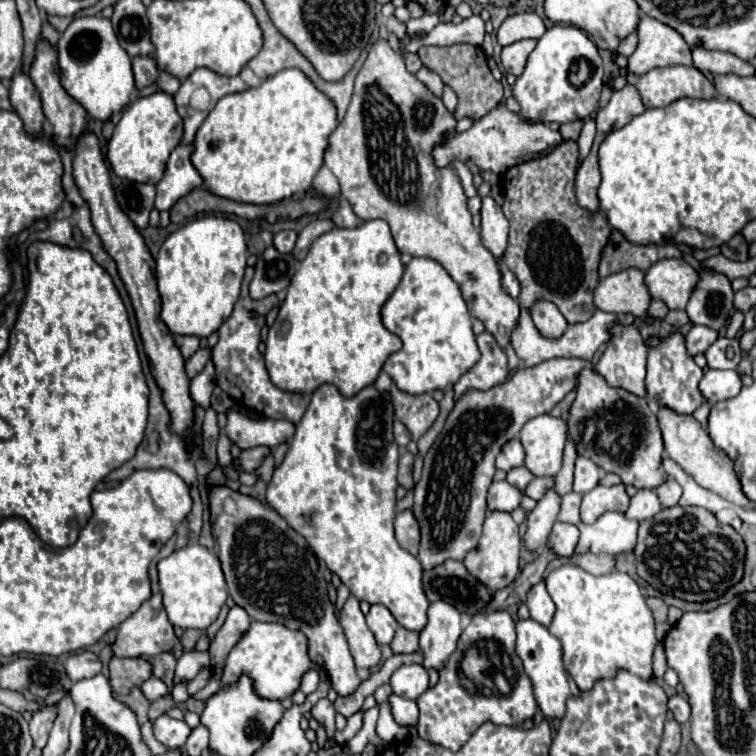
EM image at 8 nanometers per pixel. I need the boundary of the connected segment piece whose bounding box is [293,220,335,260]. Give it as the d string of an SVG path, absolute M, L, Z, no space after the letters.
M313 220L313 222L309 222L309 224L299 232L297 244L295 244L295 248L293 248L293 256L295 256L297 260L303 260L303 258L307 256L307 252L309 252L309 246L313 244L313 240L319 238L321 234L333 230L333 228L335 228L333 220Z

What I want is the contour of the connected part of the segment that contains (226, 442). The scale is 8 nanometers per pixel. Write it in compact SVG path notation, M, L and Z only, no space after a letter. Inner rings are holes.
M221 432L217 444L217 456L221 466L228 466L232 462L232 455L230 453L231 445L232 442L229 440L229 438L223 432Z

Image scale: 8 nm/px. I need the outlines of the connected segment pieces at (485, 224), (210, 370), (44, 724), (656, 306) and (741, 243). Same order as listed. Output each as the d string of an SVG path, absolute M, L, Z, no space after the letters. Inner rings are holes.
M481 198L481 238L485 248L495 256L503 256L507 248L509 222L501 210L501 206L491 198Z
M210 358L207 366L203 368L201 374L197 374L193 380L191 380L191 398L197 406L201 408L209 408L209 398L211 398L211 392L215 388L215 368Z
M53 706L43 708L41 712L33 714L33 718L29 722L29 728L31 728L31 738L33 738L35 748L43 748L47 744L47 736L51 732L55 716L57 716L57 708L53 708Z
M653 300L653 302L649 304L649 310L647 310L647 314L649 314L651 318L655 318L655 320L663 320L667 312L669 312L669 308L667 308L665 302L661 302L661 300Z
M735 234L729 242L721 246L721 254L729 260L747 260L747 242L743 240L741 234Z

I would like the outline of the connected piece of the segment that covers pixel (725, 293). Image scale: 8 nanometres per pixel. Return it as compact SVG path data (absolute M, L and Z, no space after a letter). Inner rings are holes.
M703 268L699 272L699 282L689 298L685 312L693 324L705 324L721 330L733 308L733 290L727 276Z

